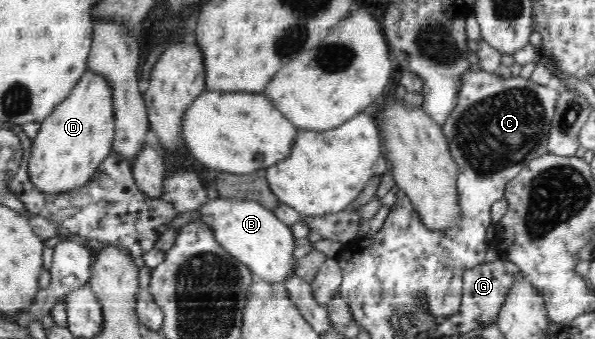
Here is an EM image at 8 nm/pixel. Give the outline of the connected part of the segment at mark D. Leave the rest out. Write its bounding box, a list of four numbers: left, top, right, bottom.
[29,64,117,190]

